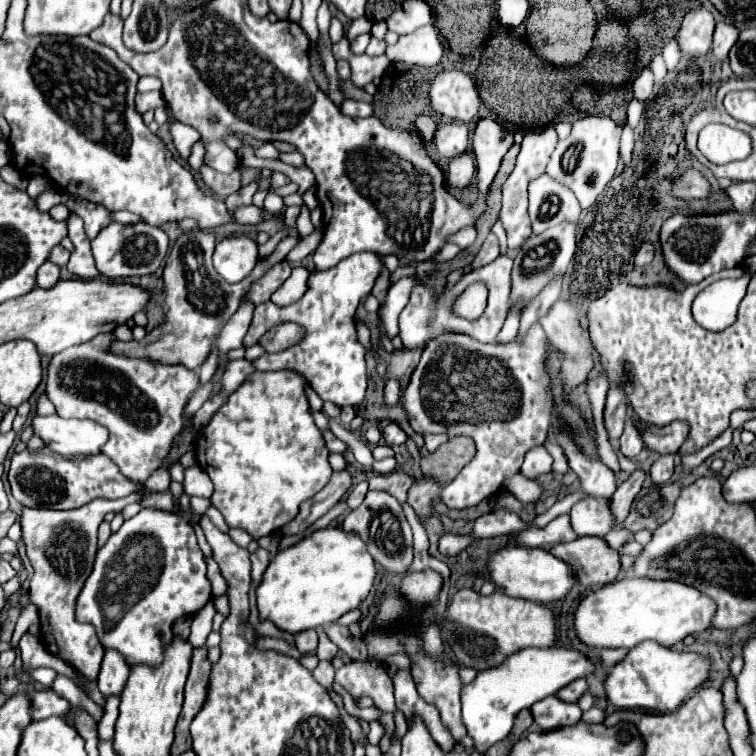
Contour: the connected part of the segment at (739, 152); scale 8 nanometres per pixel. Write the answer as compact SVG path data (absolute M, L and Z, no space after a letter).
M713 123L699 135L699 149L709 161L735 161L749 157L751 139L745 133L733 133L731 127Z

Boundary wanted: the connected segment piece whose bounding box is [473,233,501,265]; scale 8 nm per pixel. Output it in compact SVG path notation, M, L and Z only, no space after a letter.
M489 233L487 239L485 239L485 243L483 243L483 247L481 247L481 251L477 253L473 265L487 265L487 263L495 261L499 255L501 255L499 241L497 241L497 237L493 233Z

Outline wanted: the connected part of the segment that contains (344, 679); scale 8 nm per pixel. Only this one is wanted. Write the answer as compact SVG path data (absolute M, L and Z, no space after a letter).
M353 661L336 671L334 681L345 688L354 700L369 696L381 711L391 711L396 725L396 737L400 740L407 731L407 723L393 699L393 683L381 661Z

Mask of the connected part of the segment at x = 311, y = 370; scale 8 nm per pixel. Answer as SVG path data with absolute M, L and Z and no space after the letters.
M355 253L326 271L313 269L307 281L309 289L297 303L277 307L273 301L265 301L257 305L249 331L243 339L245 347L259 343L259 339L267 333L267 321L295 321L305 329L305 337L299 343L253 361L257 371L291 369L301 373L323 401L331 401L339 407L353 407L361 403L367 389L367 371L365 347L357 339L355 309L361 303L361 297L369 295L381 265L383 263L375 253Z

